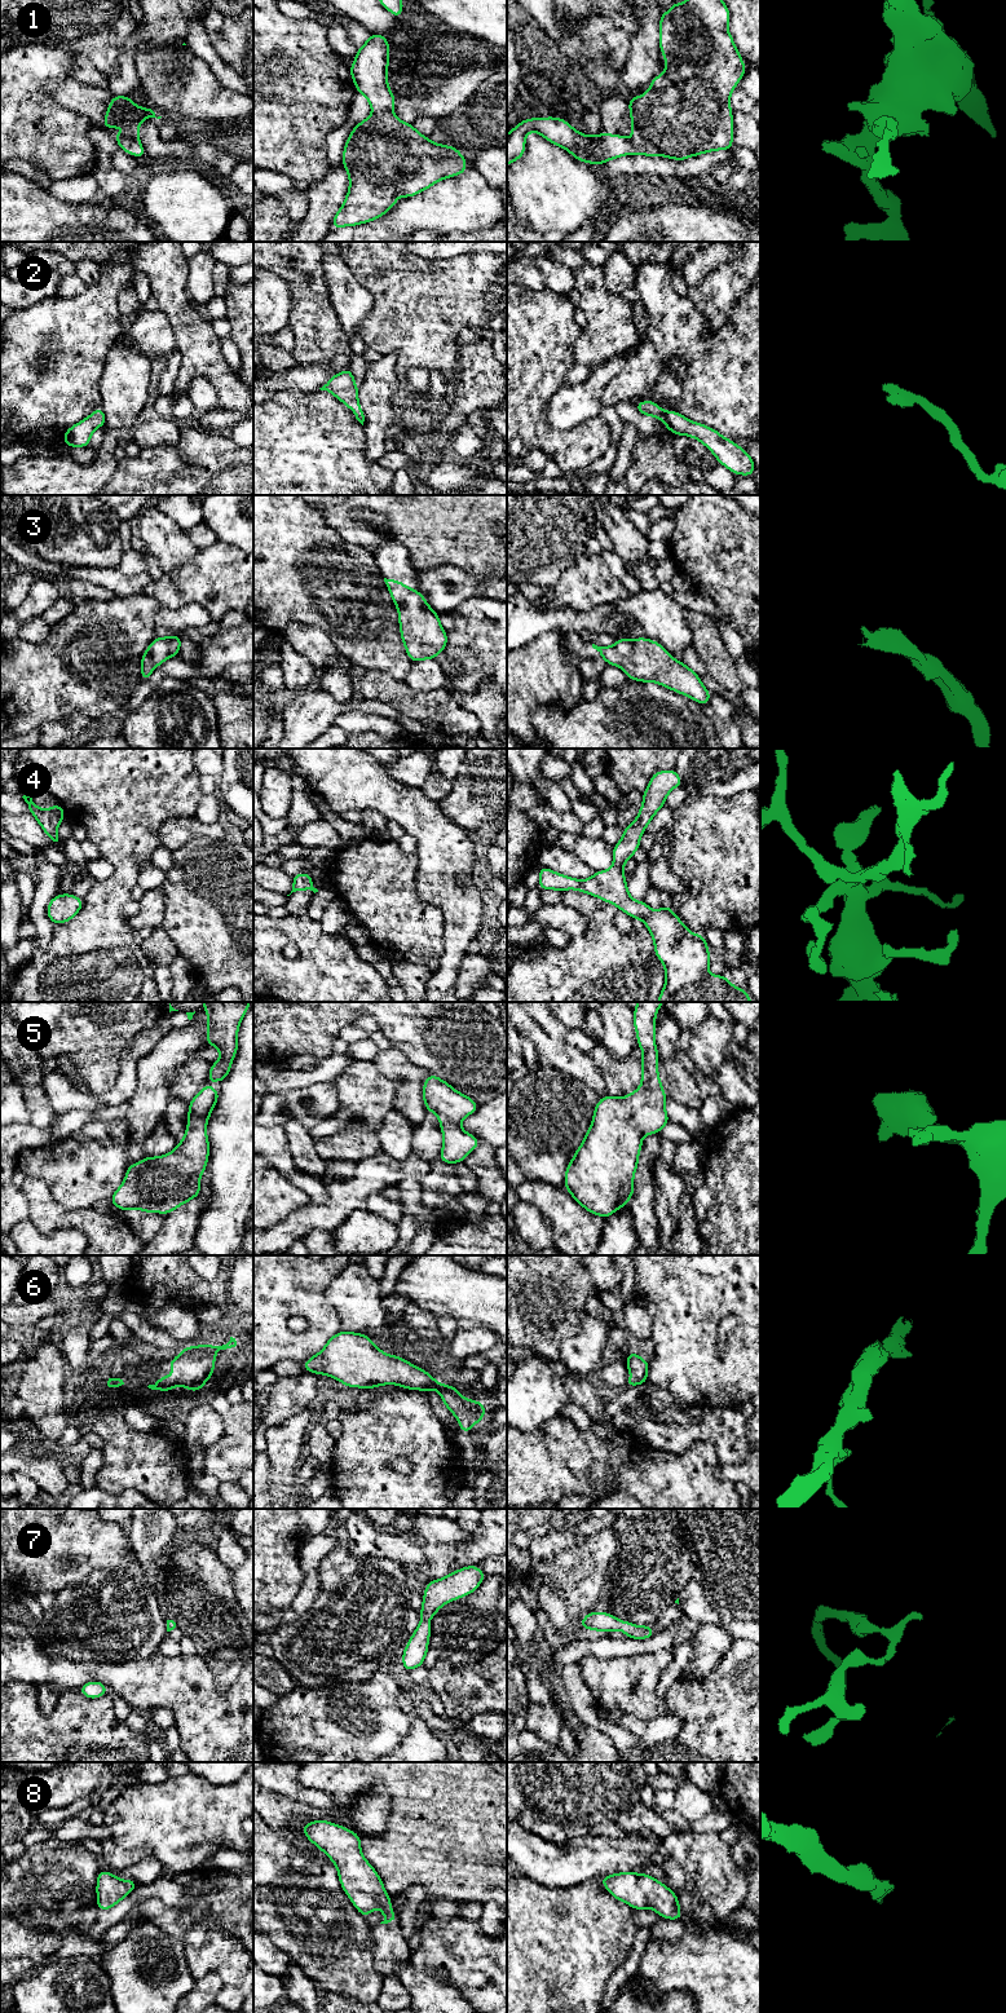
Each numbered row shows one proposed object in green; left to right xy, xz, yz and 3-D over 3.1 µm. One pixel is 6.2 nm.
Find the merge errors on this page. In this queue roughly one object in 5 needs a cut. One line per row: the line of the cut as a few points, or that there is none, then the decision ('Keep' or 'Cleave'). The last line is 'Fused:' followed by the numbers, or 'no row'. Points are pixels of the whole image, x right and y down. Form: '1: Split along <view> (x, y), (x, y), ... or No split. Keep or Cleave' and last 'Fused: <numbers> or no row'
1: No split. Keep
2: No split. Keep
3: No split. Keep
4: No split. Keep
5: No split. Keep
6: No split. Keep
7: No split. Keep
8: No split. Keep
Fused: no row

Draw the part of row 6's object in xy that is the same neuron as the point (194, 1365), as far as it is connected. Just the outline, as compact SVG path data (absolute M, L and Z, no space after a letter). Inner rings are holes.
M235 1338L222 1346L202 1346L185 1347L168 1364L175 1376L164 1376L156 1379L154 1385L147 1387L158 1391L171 1391L176 1386L186 1387L189 1391L200 1391L203 1385L213 1376L215 1356L220 1350L226 1350L237 1346Z

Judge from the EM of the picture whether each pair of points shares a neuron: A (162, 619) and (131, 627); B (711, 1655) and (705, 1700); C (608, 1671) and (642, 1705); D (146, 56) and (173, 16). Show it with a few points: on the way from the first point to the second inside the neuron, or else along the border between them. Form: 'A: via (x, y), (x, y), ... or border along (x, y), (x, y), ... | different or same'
A: border along (162, 607), (154, 617), (155, 636) | different
B: border along (729, 1649), (704, 1674) | different
C: via (616, 1680), (626, 1690), (626, 1694), (632, 1696) | same
D: border along (181, 44), (142, 43), (135, 54), (136, 69) | different

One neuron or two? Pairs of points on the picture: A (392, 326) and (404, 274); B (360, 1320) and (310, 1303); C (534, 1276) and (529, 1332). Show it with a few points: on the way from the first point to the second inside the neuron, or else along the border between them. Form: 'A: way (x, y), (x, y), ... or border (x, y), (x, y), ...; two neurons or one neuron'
A: way (404, 313), (404, 287); one neuron
B: border (330, 1283), (326, 1298), (339, 1318), (340, 1329); two neurons
C: way (534, 1290), (534, 1318); one neuron

